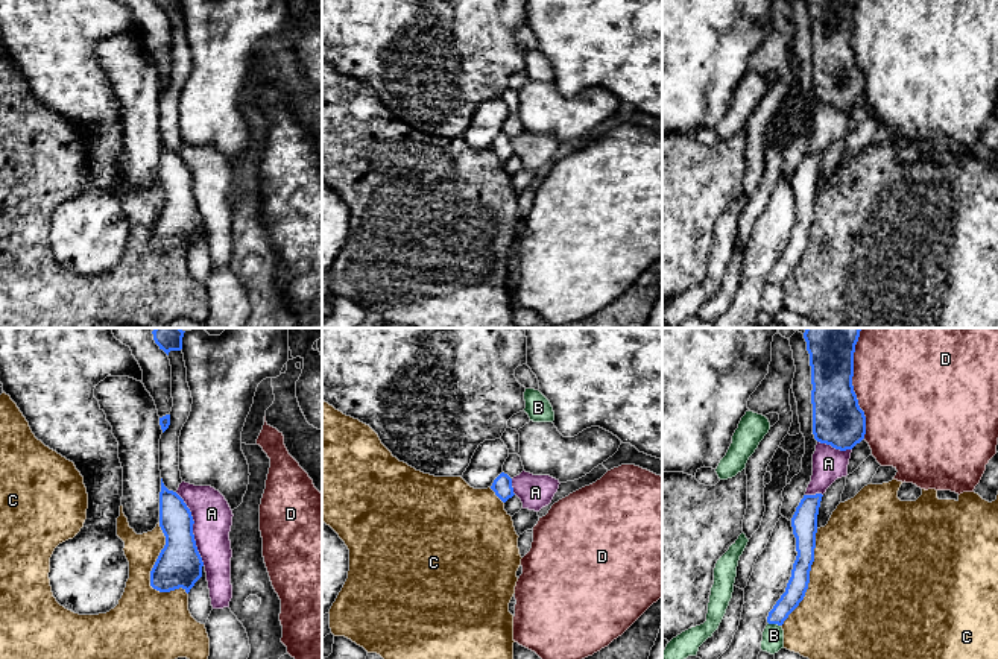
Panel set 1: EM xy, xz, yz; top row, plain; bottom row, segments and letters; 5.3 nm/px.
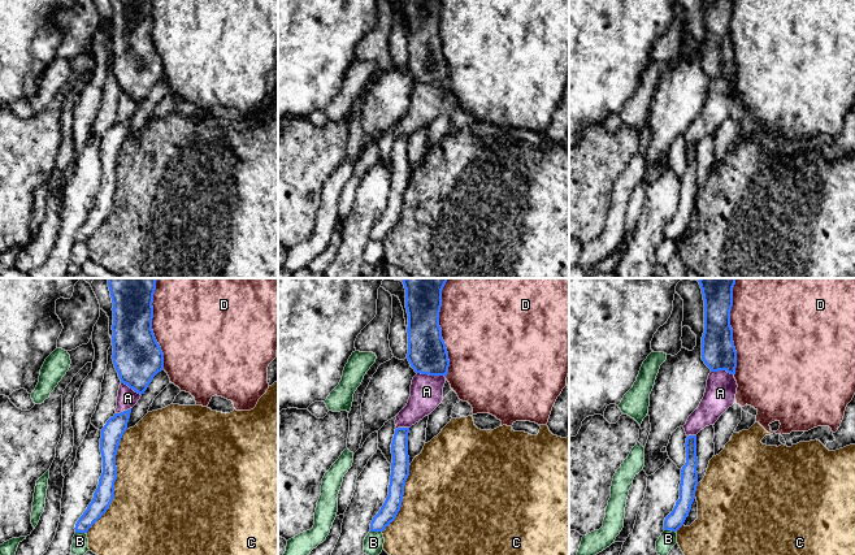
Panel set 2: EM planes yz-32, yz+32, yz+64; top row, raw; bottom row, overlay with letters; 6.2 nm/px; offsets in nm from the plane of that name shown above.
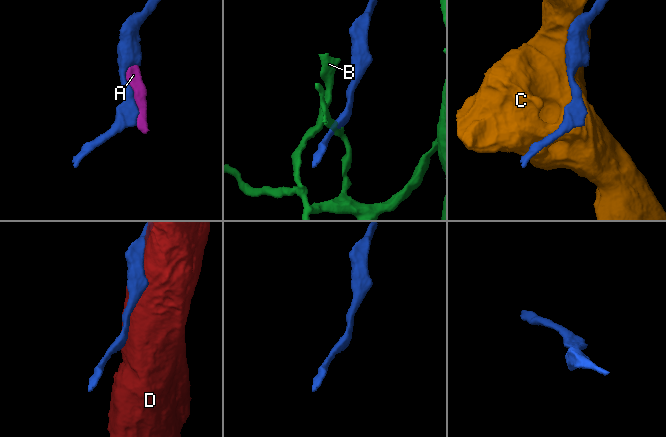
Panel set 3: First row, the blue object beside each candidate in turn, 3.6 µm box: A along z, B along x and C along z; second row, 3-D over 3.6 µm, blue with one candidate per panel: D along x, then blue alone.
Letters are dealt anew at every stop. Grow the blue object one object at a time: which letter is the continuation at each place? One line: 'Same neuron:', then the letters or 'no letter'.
Same neuron: no letter

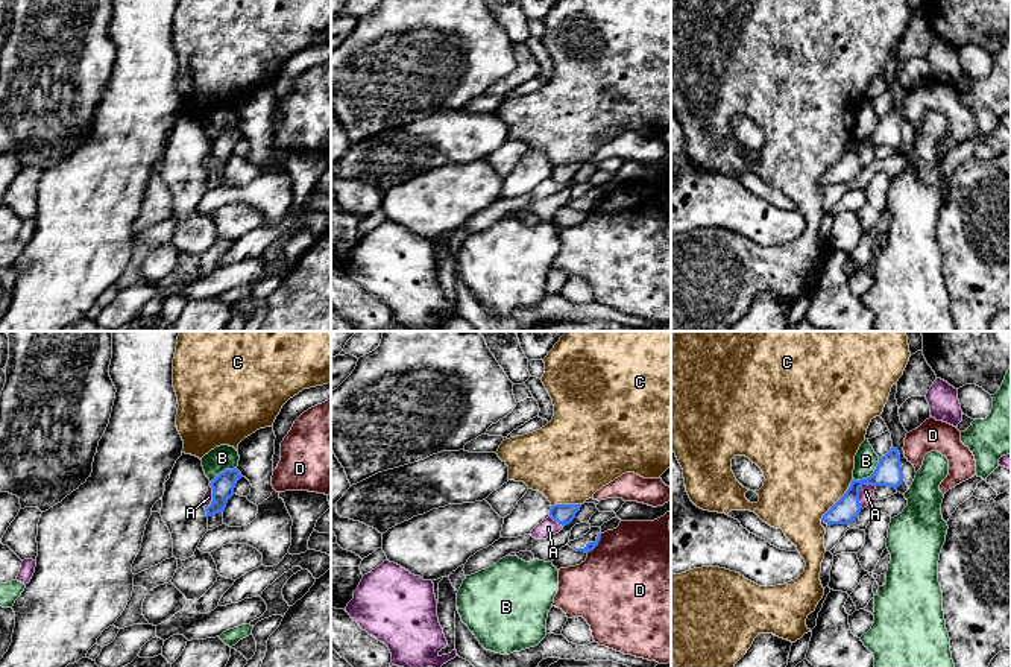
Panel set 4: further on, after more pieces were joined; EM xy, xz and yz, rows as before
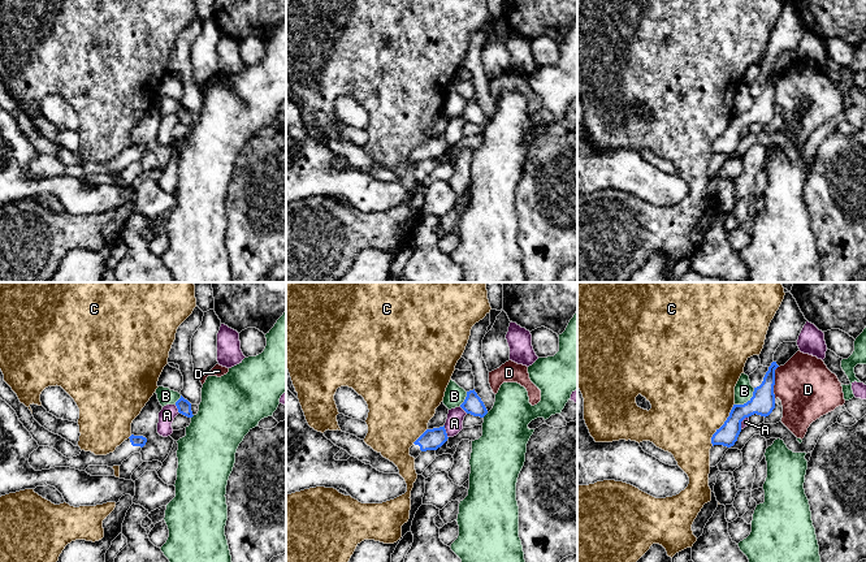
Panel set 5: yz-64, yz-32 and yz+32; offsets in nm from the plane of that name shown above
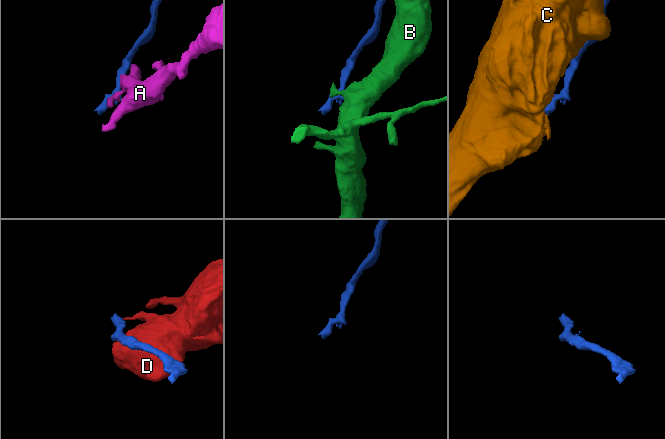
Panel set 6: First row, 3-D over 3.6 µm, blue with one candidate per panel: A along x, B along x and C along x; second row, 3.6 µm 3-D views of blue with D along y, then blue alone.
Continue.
Same neuron: no letter

